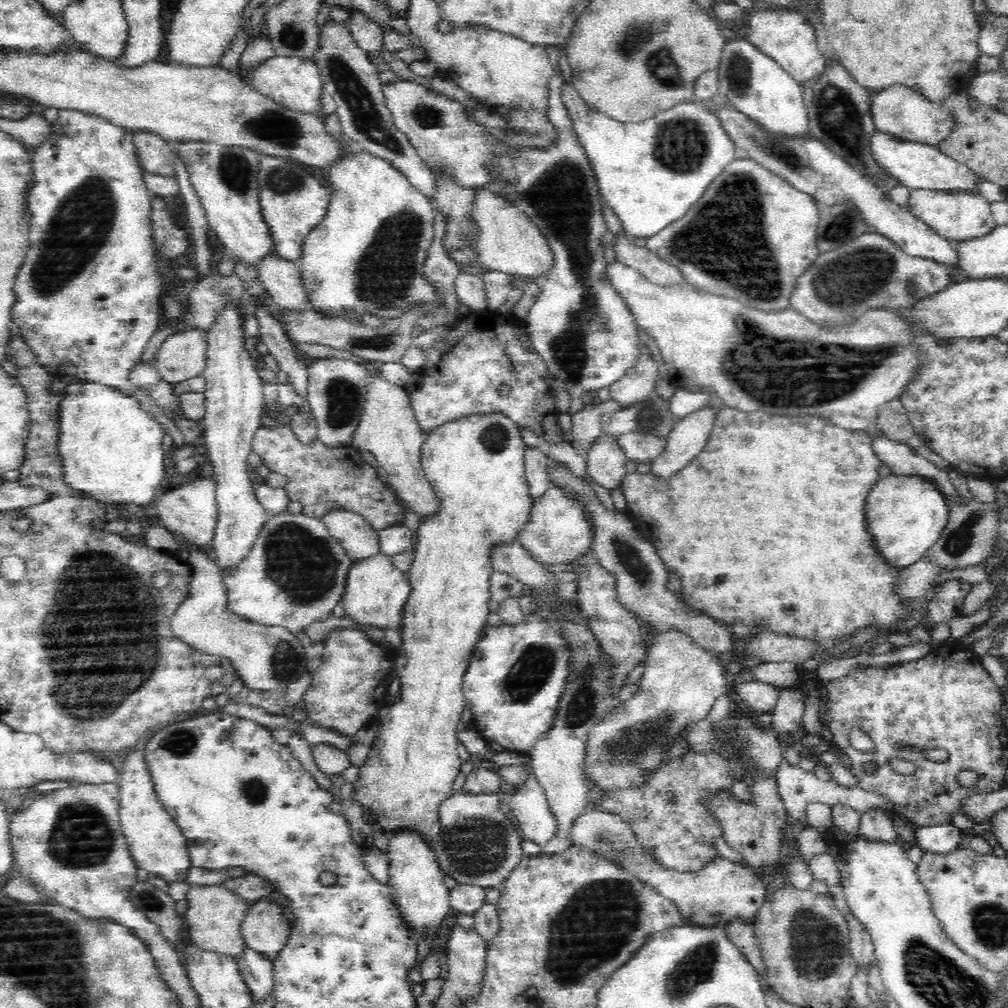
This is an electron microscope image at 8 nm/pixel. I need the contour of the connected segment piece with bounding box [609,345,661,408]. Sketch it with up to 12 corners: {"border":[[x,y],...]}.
{"border":[[651,350],[612,383],[610,398],[623,408],[656,392],[660,377]]}

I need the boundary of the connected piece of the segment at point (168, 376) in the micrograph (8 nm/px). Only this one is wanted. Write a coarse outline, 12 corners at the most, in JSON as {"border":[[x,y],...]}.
{"border":[[206,330],[169,336],[156,353],[166,382],[200,376],[207,365]]}

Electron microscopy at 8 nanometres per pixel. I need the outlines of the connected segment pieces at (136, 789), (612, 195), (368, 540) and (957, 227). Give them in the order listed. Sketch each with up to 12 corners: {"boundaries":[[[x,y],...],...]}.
{"boundaries":[[[143,750],[119,774],[119,817],[138,868],[168,883],[192,866]],[[561,98],[629,238],[684,218],[736,156],[709,108],[642,122]],[[358,514],[322,519],[354,561],[382,555],[380,532]],[[911,189],[908,207],[952,242],[997,226],[977,192]]]}

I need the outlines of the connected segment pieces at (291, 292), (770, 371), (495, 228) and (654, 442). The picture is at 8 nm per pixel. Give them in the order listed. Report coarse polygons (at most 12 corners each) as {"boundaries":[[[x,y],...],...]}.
{"boundaries":[[[268,255],[257,278],[282,311],[308,311],[300,265]],[[608,254],[668,377],[744,412],[876,426],[902,315],[819,326]],[[475,190],[480,268],[543,279],[554,253],[508,199]],[[633,432],[617,437],[629,460],[652,462],[667,440]]]}

